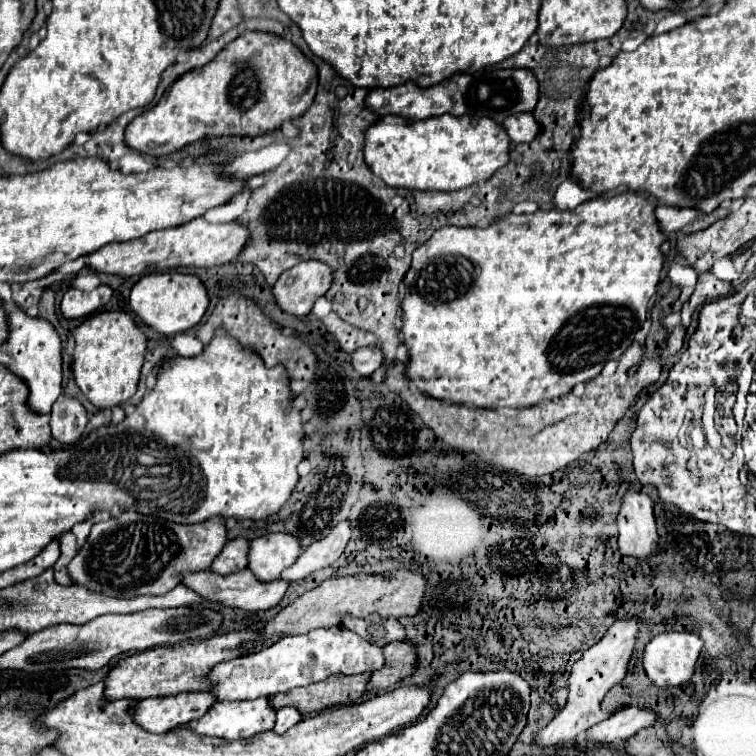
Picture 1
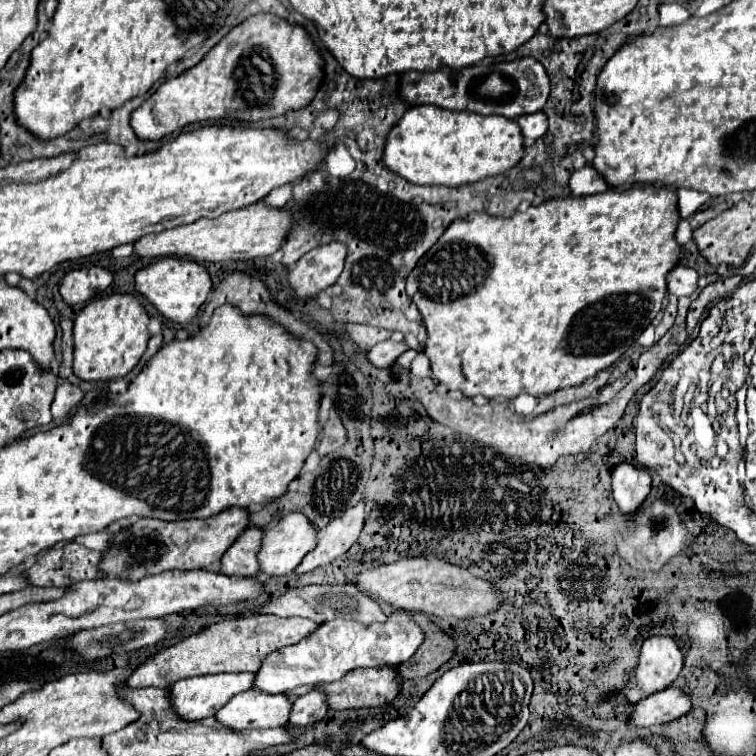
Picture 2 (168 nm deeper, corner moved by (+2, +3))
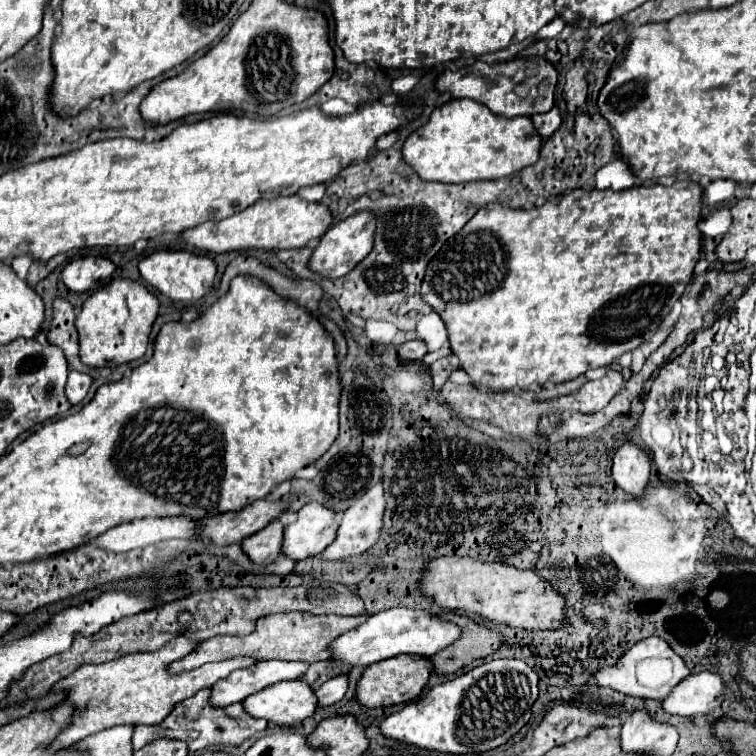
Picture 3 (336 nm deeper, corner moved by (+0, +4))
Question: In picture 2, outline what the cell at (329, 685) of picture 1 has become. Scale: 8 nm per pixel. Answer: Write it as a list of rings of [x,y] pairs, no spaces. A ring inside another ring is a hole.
[[[373,667],[351,671],[335,683],[321,683],[317,689],[323,689],[329,709],[359,709],[359,707],[377,707],[393,701],[399,691],[399,683],[395,667]]]

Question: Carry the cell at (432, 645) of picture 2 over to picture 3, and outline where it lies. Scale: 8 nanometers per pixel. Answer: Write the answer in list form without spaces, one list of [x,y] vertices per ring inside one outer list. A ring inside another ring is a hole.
[[[443,612],[441,618],[459,624],[465,632],[453,646],[447,646],[445,650],[441,650],[433,656],[437,674],[455,674],[457,670],[469,666],[471,662],[491,656],[505,644],[503,636],[499,632],[495,632],[493,628],[489,628],[485,624],[477,624],[473,618],[469,618],[465,614]]]

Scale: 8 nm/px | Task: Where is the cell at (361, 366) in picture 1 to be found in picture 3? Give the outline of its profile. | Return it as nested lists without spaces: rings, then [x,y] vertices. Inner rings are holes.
[[[411,340],[397,348],[399,358],[403,360],[421,360],[427,354],[427,344],[423,340]]]

